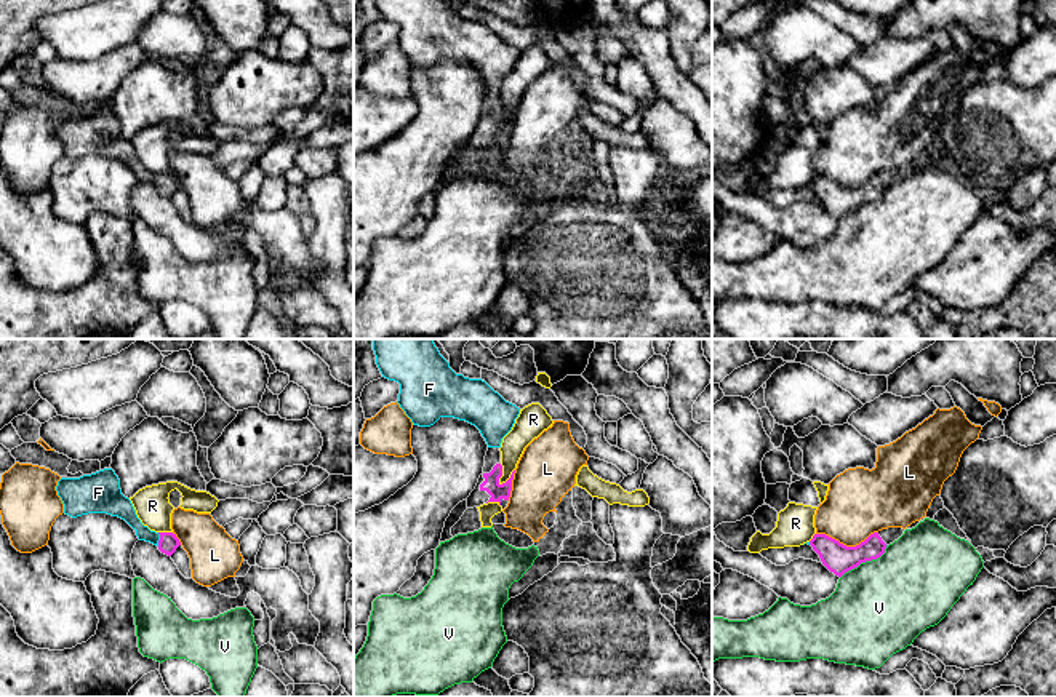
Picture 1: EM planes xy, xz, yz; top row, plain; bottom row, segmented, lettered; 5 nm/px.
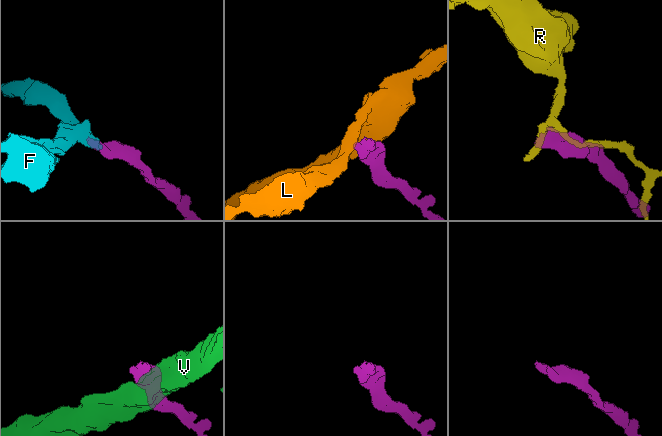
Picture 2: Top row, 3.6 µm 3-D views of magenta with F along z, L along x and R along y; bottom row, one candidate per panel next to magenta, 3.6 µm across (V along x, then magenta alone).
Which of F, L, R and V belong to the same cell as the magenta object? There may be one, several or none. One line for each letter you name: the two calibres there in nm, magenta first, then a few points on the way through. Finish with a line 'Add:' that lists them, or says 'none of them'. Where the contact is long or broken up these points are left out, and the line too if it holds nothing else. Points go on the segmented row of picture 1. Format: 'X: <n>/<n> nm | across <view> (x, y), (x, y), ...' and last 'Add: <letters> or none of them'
F: 100/110 nm | across xy (168, 542), (160, 539), (149, 536), (122, 507)
Add: F

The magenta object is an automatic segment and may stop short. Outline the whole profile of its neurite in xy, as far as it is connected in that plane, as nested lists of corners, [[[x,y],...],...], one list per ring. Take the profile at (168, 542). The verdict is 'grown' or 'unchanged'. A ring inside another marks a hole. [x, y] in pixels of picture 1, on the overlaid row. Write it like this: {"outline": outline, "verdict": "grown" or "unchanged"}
{"outline": [[[112,468],[80,478],[61,478],[56,486],[64,513],[77,518],[88,513],[107,513],[125,520],[139,540],[150,542],[171,556],[181,545],[173,532],[155,532],[141,523],[128,497],[122,494],[120,480]]], "verdict": "grown"}

